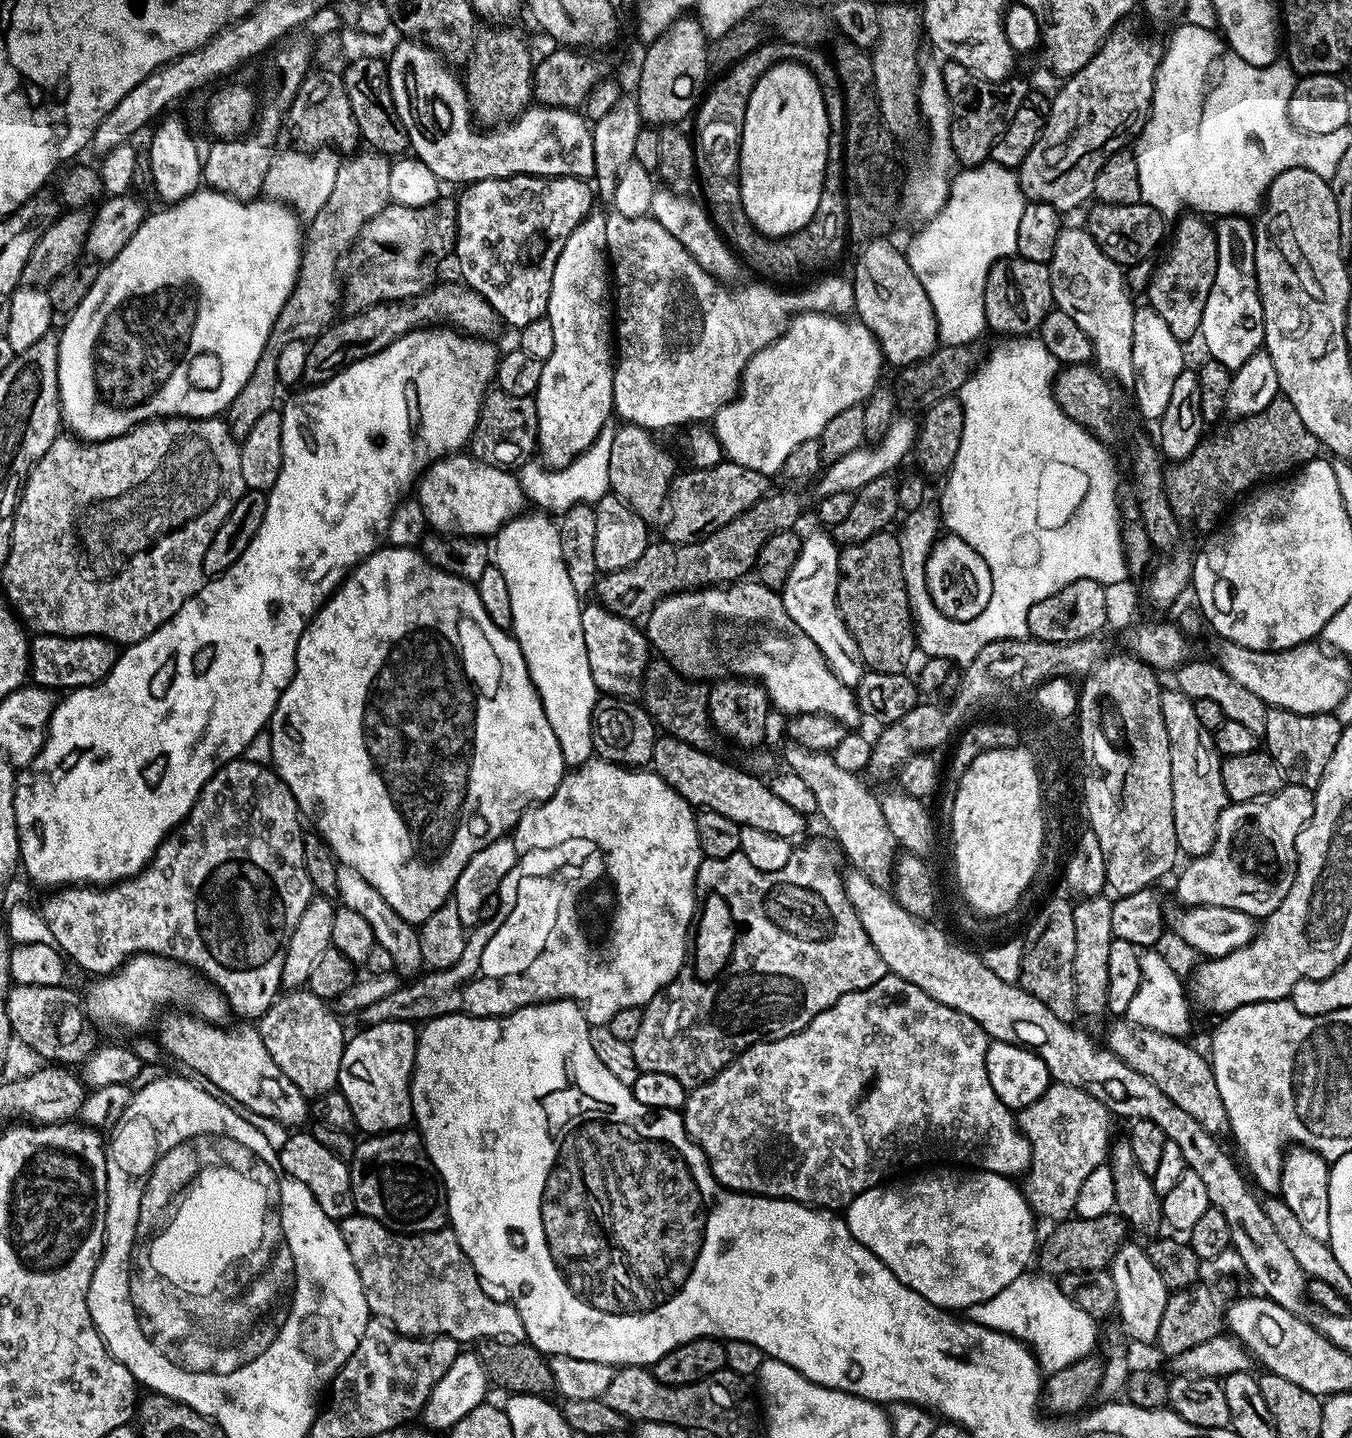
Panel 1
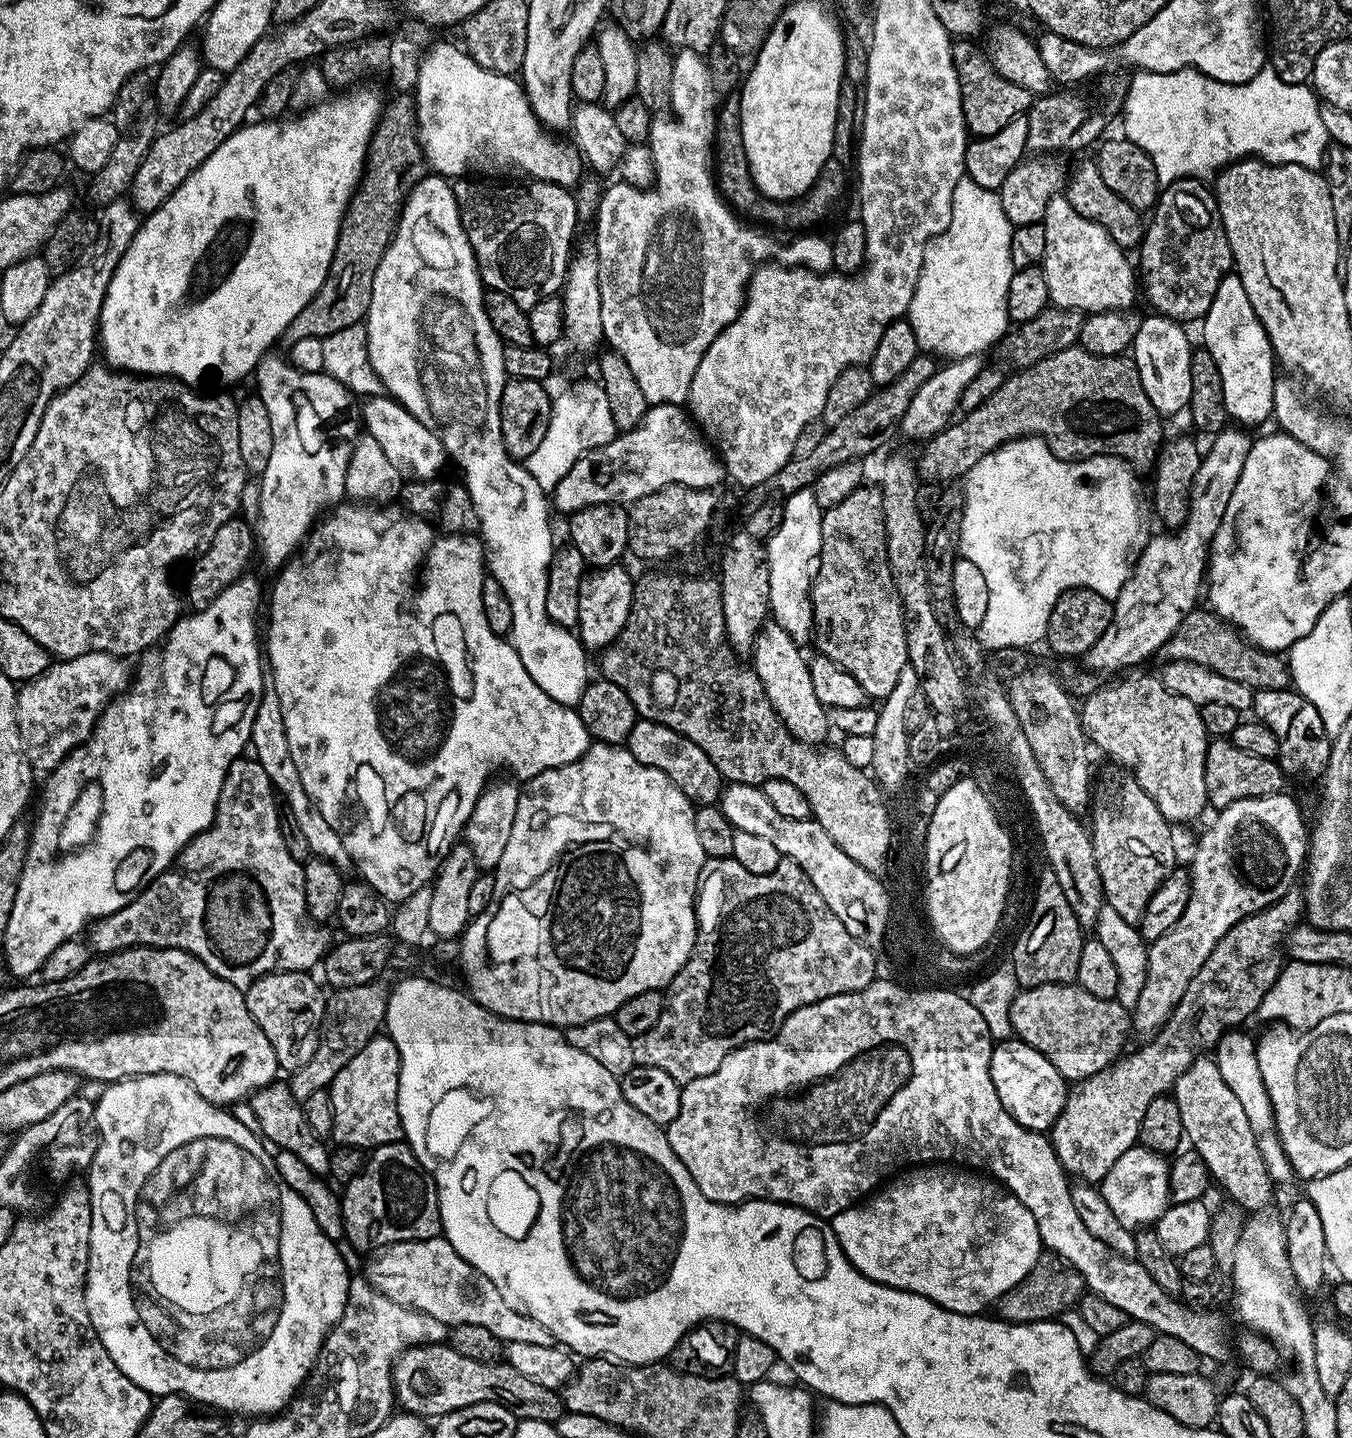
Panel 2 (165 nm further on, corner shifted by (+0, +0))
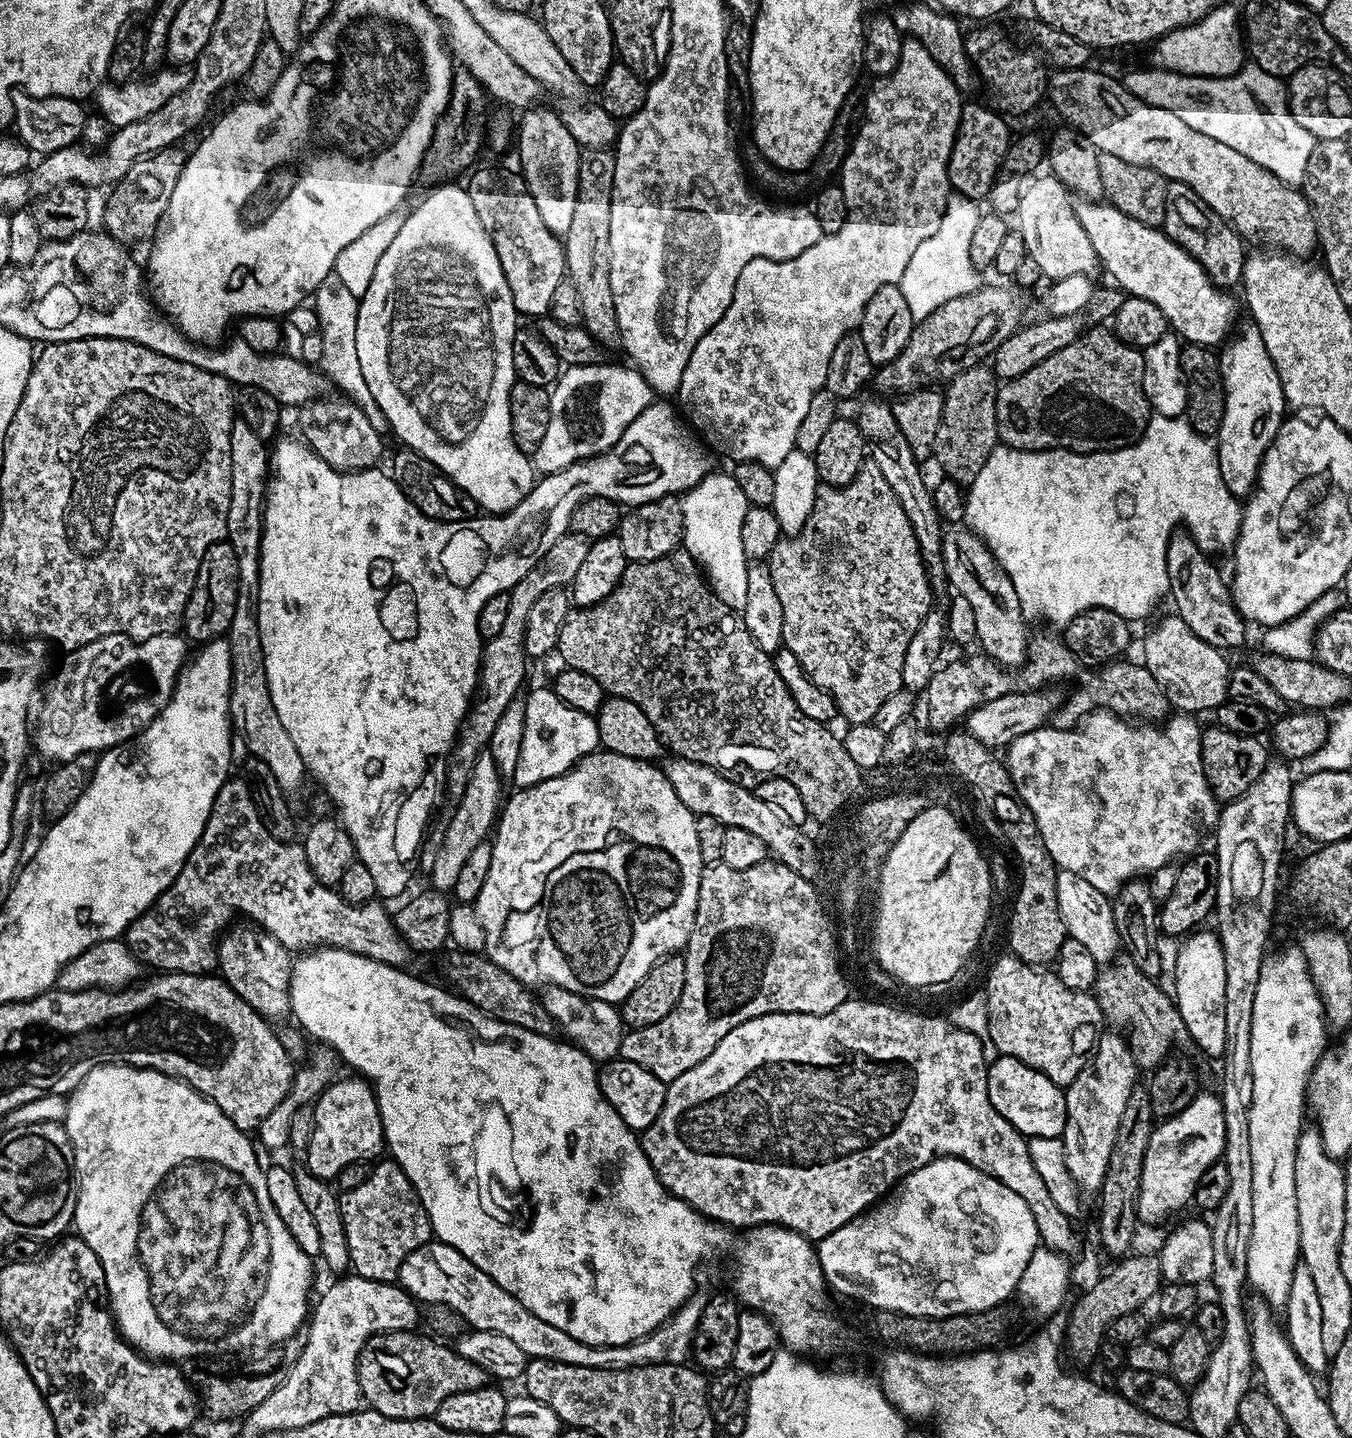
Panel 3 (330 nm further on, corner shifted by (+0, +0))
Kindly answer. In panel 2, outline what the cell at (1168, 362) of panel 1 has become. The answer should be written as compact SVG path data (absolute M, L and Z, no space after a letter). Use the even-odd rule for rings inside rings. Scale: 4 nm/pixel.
M1159 314L1145 315L1138 326L1138 334L1134 338L1130 349L1131 359L1136 362L1136 369L1142 378L1142 390L1146 390L1146 398L1150 398L1150 402L1154 406L1154 410L1158 410L1161 417L1169 418L1175 412L1183 413L1188 406L1190 398L1190 358L1194 351L1194 344L1188 341L1188 336L1183 332L1181 325L1175 320L1171 320L1168 316Z

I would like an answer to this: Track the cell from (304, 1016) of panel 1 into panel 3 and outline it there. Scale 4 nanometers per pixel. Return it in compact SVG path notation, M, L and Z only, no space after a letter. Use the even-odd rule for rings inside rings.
M256 926L225 931L216 950L218 972L248 1005L265 1018L289 1015L292 1003L288 997L293 957L269 932Z

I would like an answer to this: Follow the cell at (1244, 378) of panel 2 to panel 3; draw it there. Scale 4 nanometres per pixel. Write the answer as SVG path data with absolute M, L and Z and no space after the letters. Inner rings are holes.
M1242 324L1239 325L1240 333L1238 328L1223 345L1224 353L1221 351L1218 356L1224 379L1226 410L1222 414L1222 426L1214 437L1222 482L1226 482L1226 490L1237 498L1252 495L1262 458L1286 419L1282 382L1278 378L1278 370L1274 370L1274 362L1270 362L1270 354L1266 354L1266 342L1262 342L1262 334L1256 324Z

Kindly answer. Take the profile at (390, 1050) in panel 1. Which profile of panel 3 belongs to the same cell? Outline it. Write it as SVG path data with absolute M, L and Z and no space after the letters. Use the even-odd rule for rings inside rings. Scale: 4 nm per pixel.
M349 1075L349 1080L337 1078L314 1102L314 1134L306 1150L306 1167L317 1178L335 1181L336 1175L350 1162L375 1161L385 1151L384 1127L376 1101L376 1091L359 1075Z

